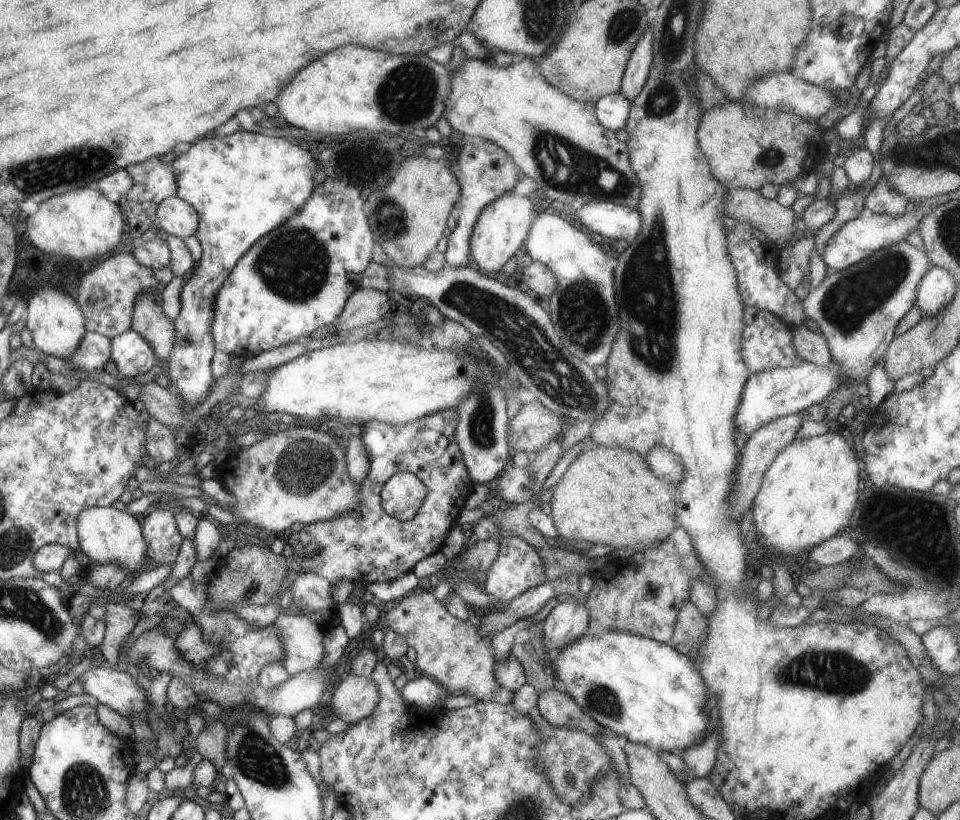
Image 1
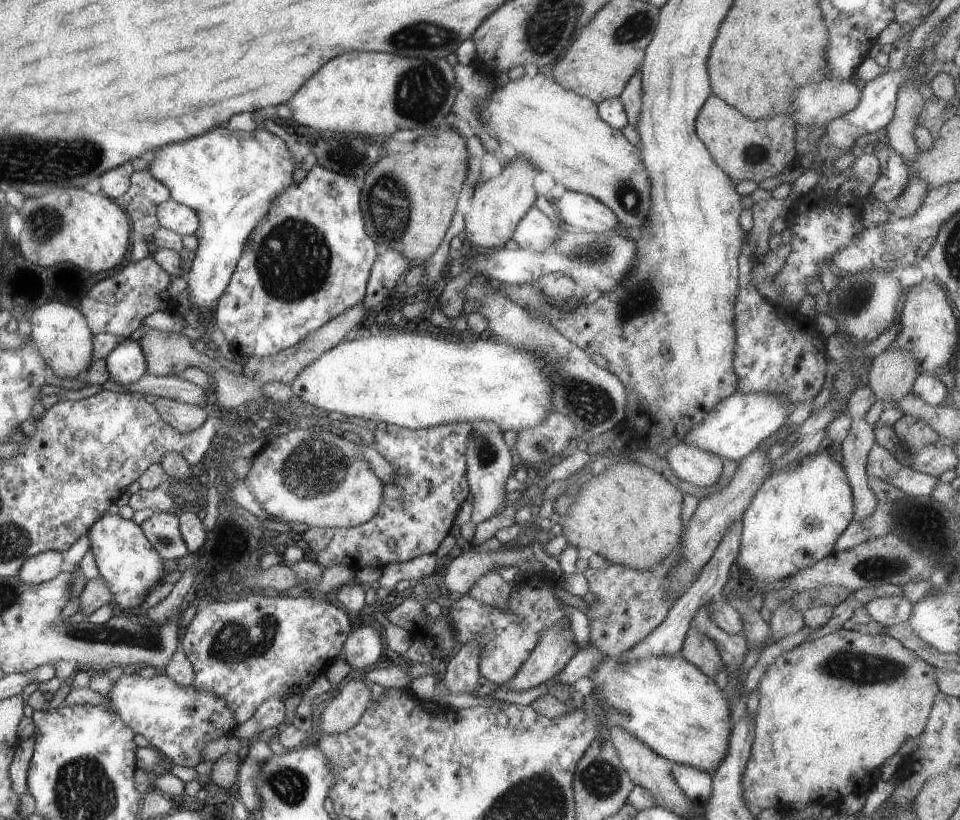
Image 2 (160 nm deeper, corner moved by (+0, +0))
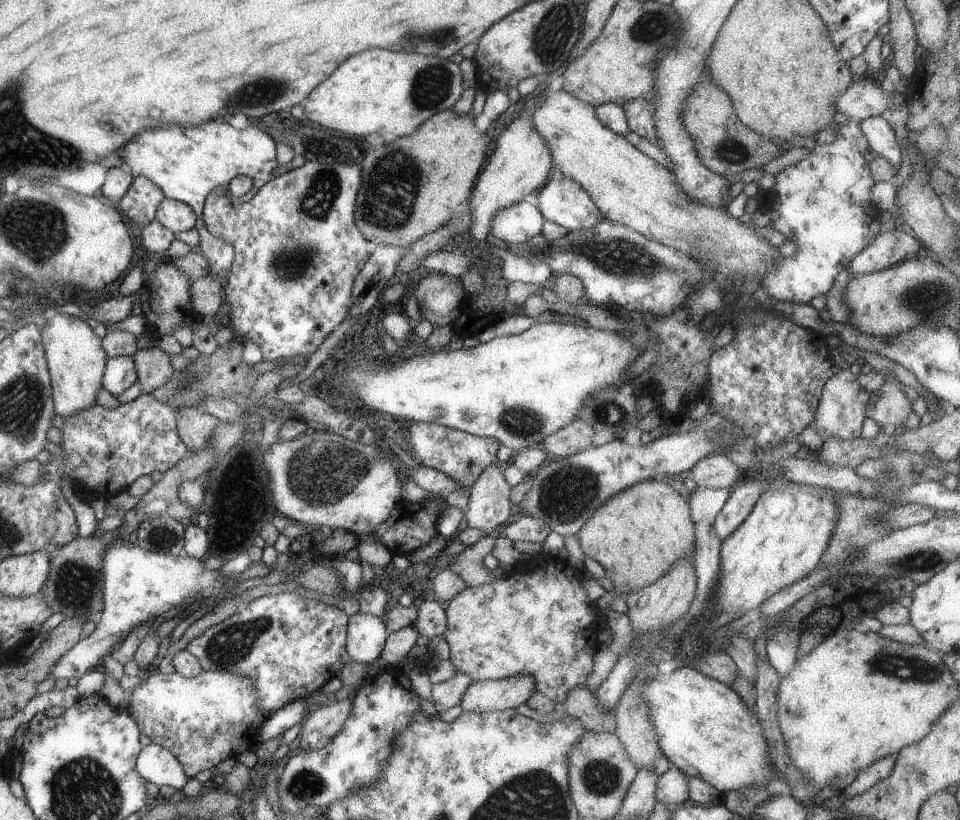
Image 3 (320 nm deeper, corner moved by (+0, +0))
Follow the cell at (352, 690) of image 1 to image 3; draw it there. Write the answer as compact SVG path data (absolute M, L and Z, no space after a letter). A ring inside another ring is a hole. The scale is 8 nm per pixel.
M351 696L310 710L300 730L300 750L319 750L332 742L352 712Z

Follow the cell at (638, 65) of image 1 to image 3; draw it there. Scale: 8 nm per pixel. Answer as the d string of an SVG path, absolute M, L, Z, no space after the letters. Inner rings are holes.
M634 98L633 100L626 100L621 108L626 114L629 131L636 132L638 136L642 136L642 138L658 145L651 103L644 100L644 98Z

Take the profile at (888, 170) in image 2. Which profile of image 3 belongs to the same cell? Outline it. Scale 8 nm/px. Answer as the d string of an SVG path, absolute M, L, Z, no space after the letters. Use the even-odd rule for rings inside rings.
M872 117L860 121L860 130L868 142L870 151L875 156L886 158L896 172L902 168L902 148L889 125L887 117Z

